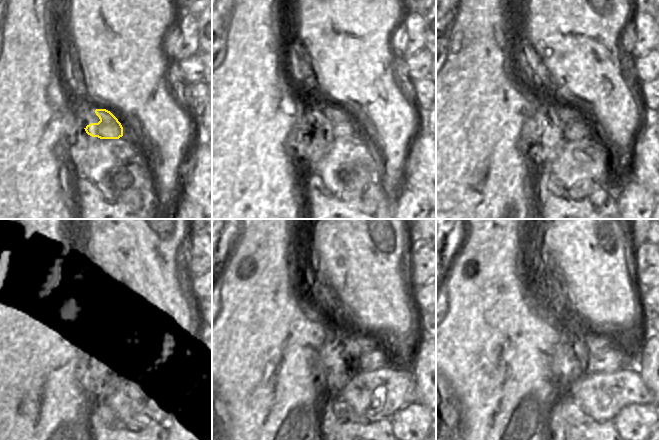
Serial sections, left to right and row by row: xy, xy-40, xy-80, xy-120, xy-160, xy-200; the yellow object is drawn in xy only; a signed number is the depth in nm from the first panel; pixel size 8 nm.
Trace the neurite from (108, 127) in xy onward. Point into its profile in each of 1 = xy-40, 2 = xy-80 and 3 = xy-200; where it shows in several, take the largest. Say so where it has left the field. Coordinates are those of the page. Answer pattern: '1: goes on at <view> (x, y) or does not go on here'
1: goes on at xy-40 (334, 123)
2: goes on at xy-80 (565, 121)
3: goes on at xy-200 (611, 361)

